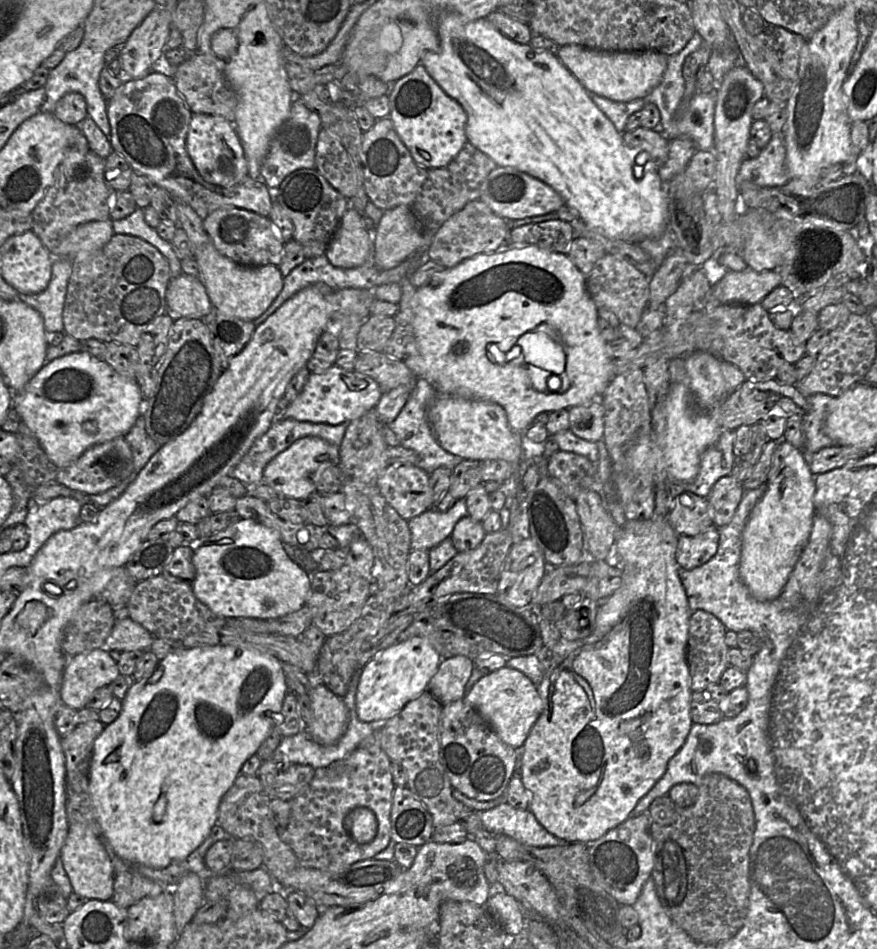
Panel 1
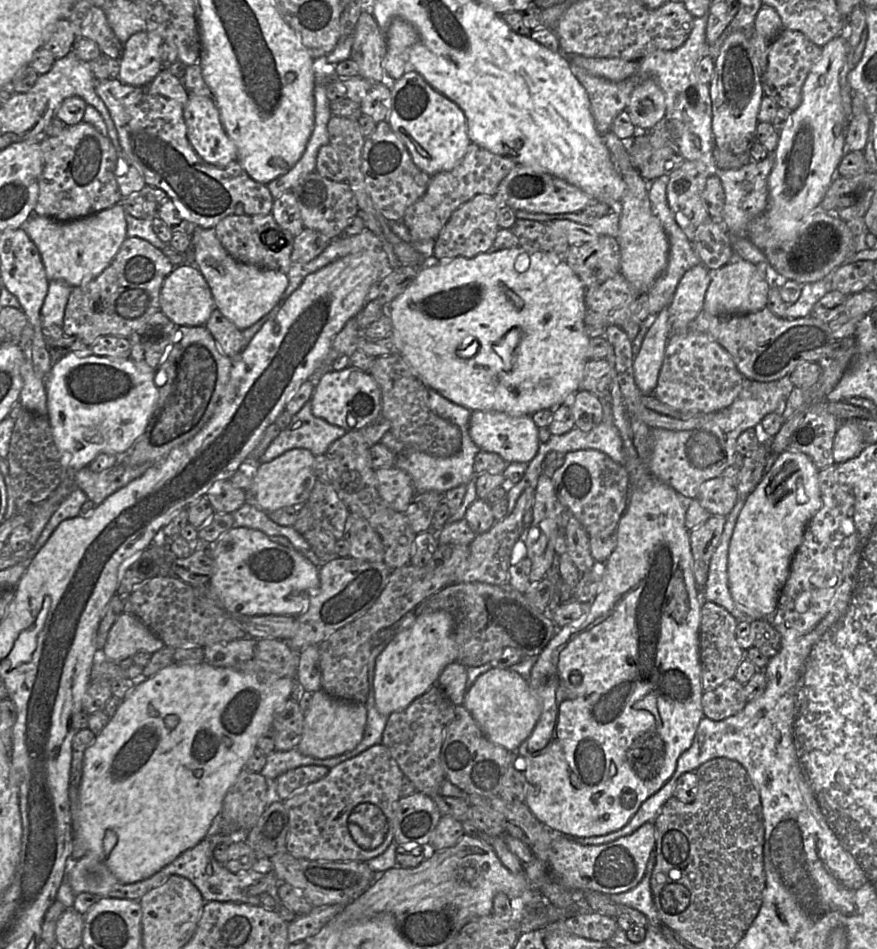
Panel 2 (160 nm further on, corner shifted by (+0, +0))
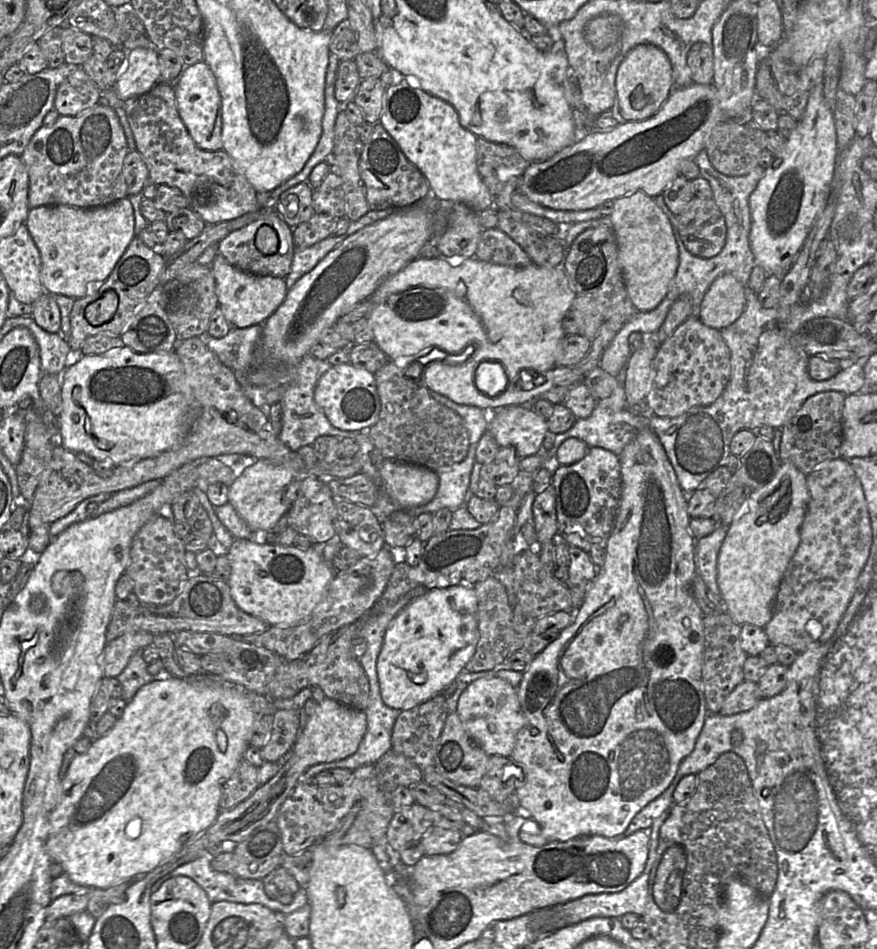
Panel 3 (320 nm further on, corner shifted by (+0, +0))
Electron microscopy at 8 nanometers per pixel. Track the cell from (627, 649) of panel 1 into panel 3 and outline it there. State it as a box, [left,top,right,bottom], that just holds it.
[510,429,708,845]

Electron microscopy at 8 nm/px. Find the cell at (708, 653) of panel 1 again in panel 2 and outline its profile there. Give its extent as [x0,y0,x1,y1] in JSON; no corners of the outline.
[699,602,745,692]

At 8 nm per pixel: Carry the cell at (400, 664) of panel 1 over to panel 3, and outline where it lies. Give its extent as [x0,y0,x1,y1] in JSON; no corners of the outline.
[377,585,479,711]

